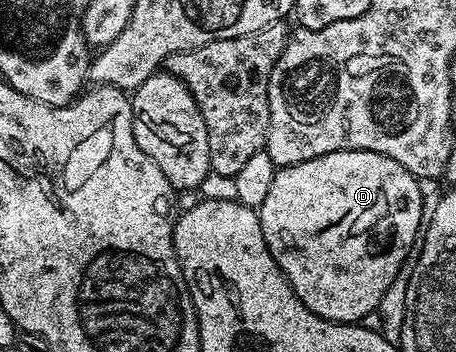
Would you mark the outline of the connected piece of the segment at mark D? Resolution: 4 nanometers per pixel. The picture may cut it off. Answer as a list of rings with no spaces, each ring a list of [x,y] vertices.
[[[335,151],[278,168],[259,210],[263,239],[297,298],[315,315],[328,321],[361,323],[378,308],[419,231],[417,180],[395,159],[371,151]]]

